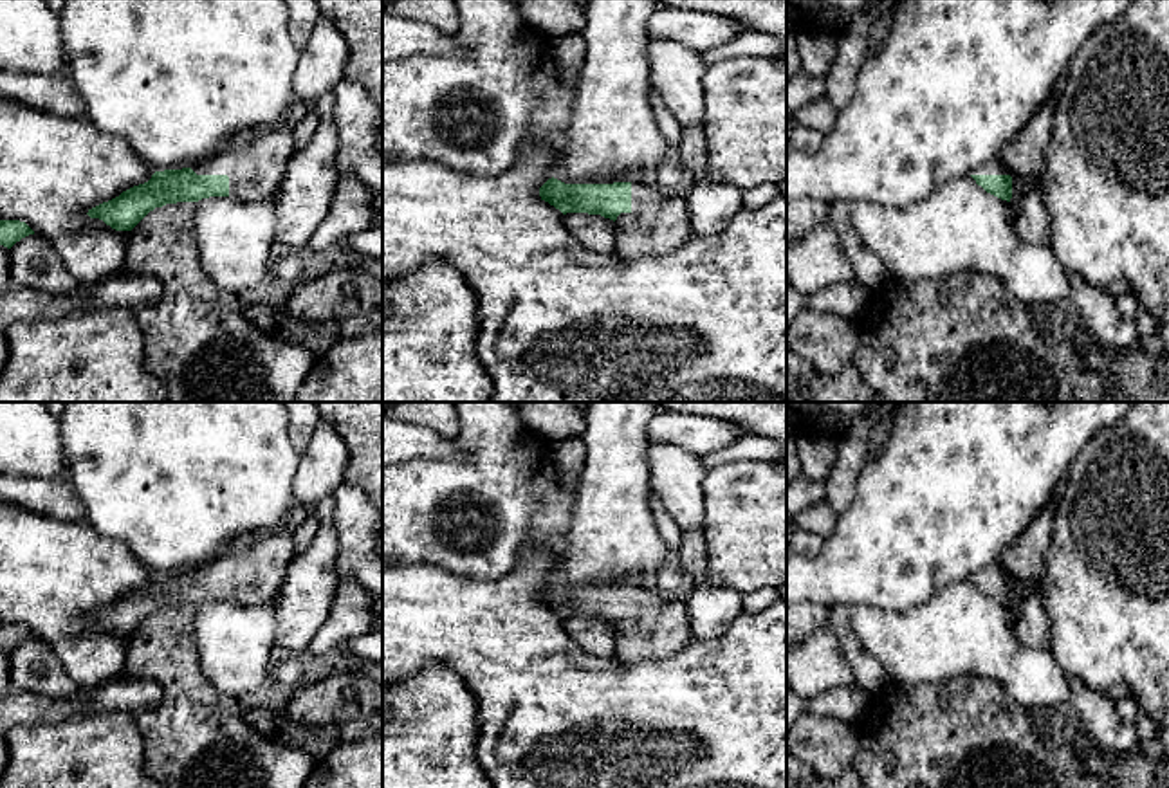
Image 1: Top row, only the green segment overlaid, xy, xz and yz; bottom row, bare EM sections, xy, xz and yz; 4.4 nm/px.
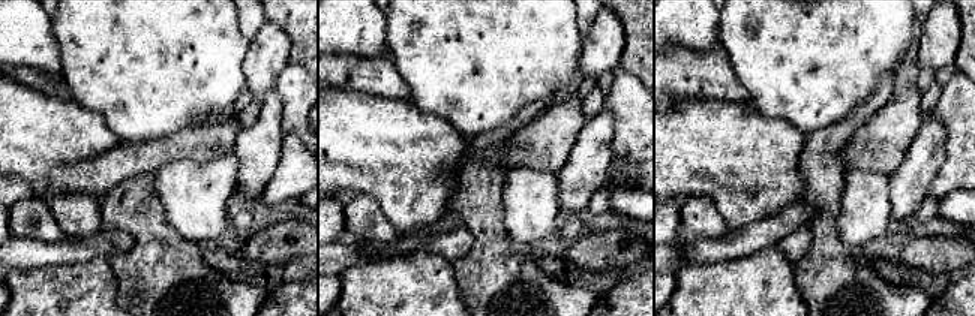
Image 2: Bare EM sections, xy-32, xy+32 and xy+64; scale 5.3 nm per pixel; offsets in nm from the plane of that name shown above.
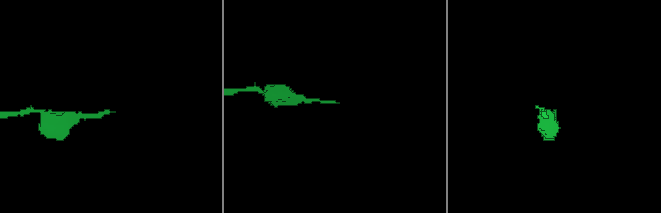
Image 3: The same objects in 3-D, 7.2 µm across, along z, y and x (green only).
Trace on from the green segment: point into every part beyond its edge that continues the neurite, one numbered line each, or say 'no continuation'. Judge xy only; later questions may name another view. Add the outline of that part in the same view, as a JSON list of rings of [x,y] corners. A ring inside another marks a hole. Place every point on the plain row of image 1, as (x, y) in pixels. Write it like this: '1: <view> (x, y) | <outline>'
1: xy (257, 568) | [[[280,528],[236,545],[191,573],[197,579],[227,579],[235,604],[262,604],[280,593],[294,555],[292,532]]]

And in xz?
1: xz (659, 628) | [[[631,586],[631,615],[615,624],[619,662],[671,658],[693,640],[686,600],[662,597],[653,586]]]

